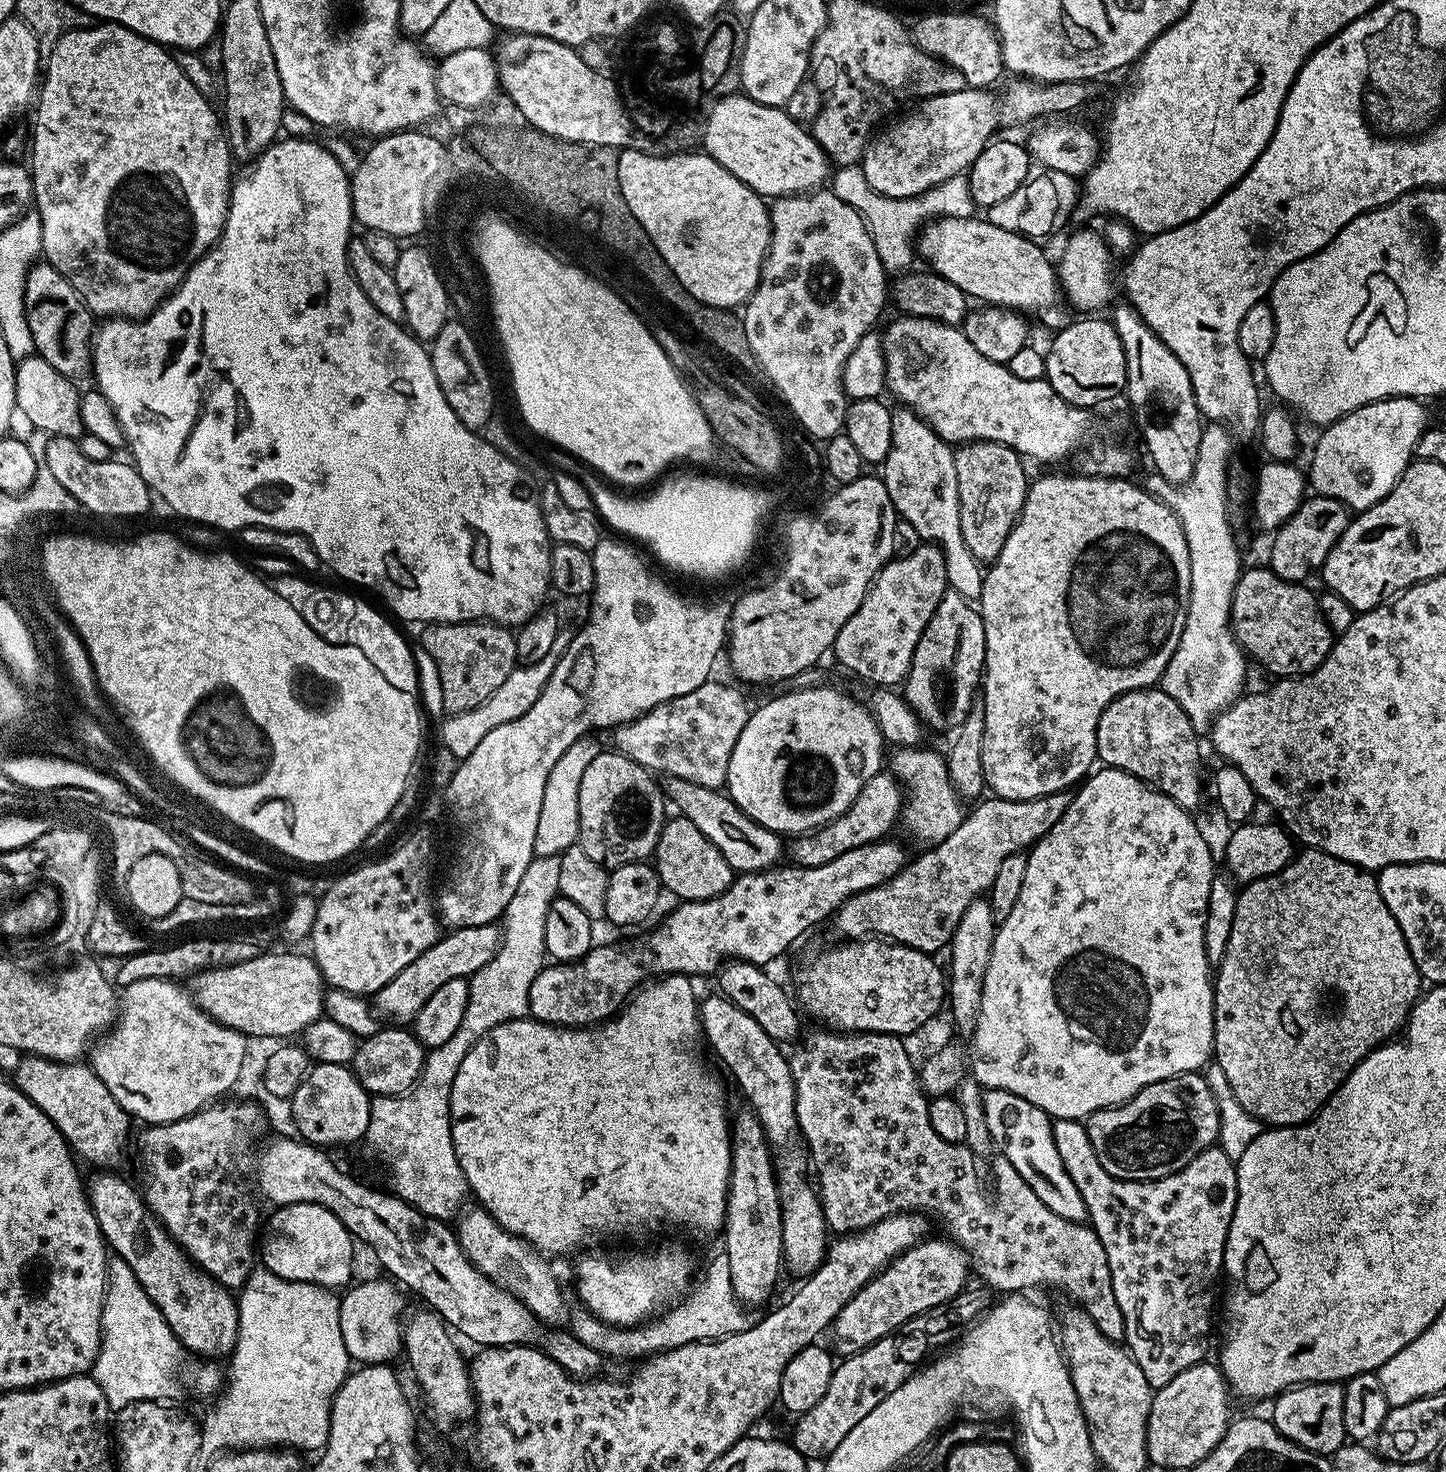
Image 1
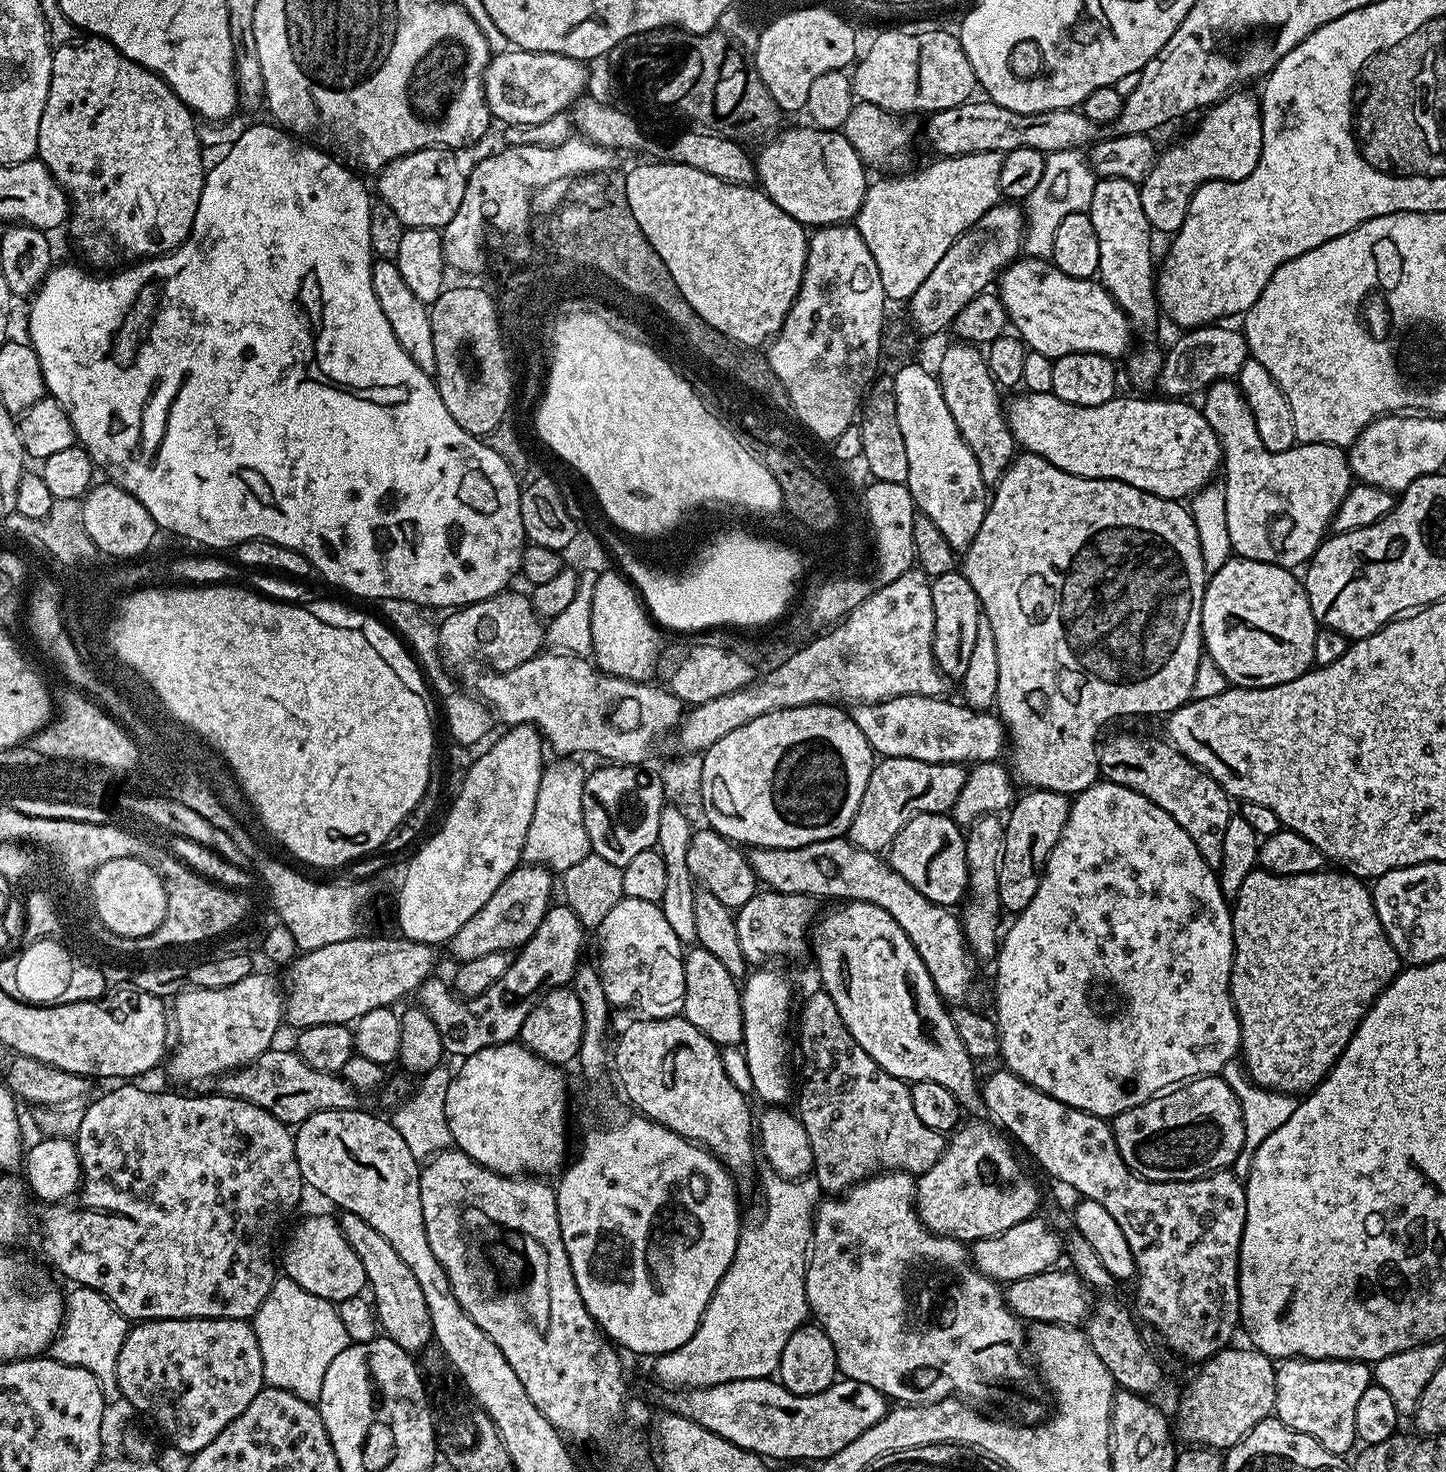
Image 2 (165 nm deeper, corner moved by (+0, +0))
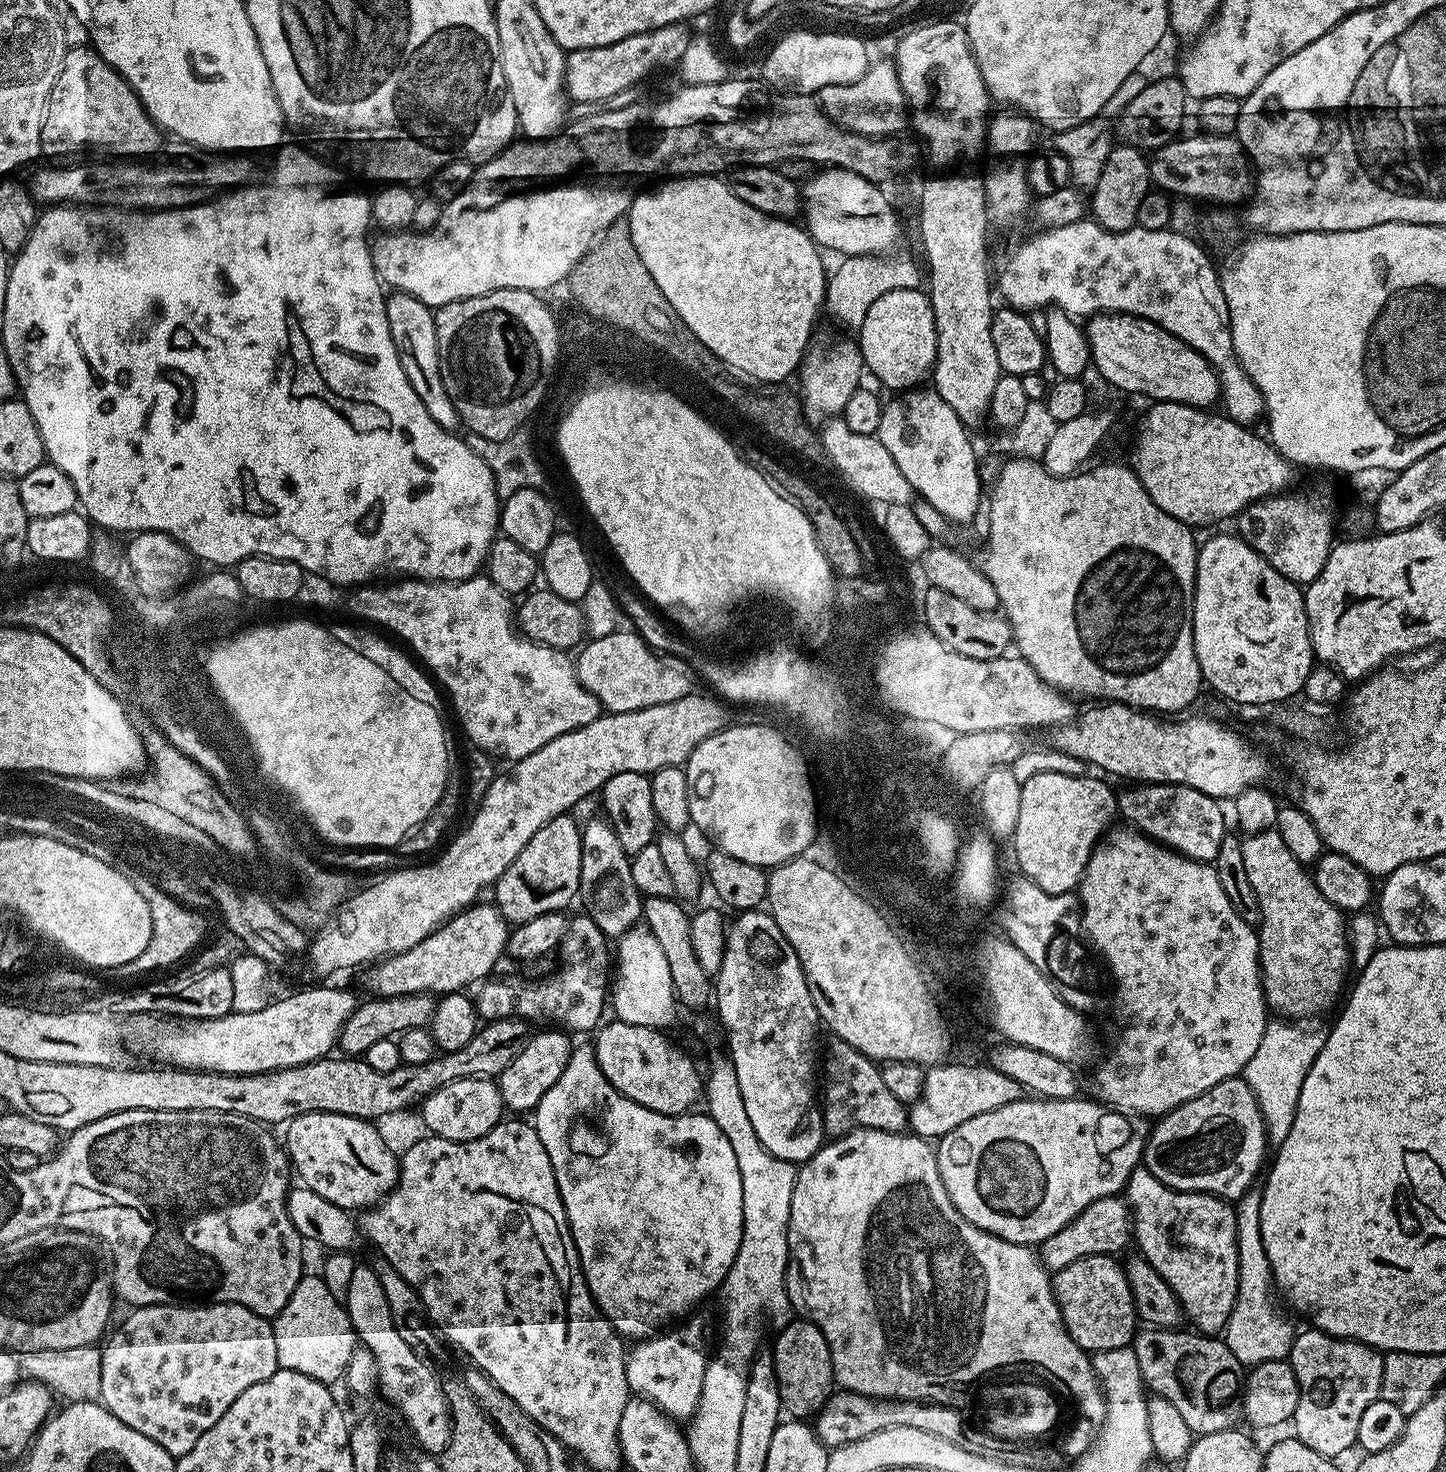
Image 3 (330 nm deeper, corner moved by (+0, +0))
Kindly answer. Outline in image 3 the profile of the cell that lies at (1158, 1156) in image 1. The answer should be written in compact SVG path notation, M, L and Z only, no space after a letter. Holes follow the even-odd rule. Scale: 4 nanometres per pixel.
M1231 1076L1228 1080L1218 1082L1218 1086L1214 1086L1209 1092L1203 1092L1198 1098L1187 1100L1185 1104L1179 1104L1177 1108L1171 1108L1164 1116L1159 1117L1151 1125L1148 1133L1148 1140L1144 1143L1143 1167L1150 1170L1150 1174L1154 1174L1154 1178L1158 1178L1166 1186L1170 1186L1176 1192L1209 1192L1211 1196L1218 1196L1222 1200L1229 1202L1240 1201L1248 1189L1257 1183L1256 1175L1265 1167L1264 1155L1270 1152L1268 1143L1268 1135L1266 1134L1266 1126L1262 1118L1262 1110L1258 1106L1258 1102L1254 1098L1254 1090L1250 1090L1250 1086L1240 1076Z

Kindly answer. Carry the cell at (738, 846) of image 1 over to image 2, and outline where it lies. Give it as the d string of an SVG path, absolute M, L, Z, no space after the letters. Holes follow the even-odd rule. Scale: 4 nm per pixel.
M835 836L822 842L810 842L806 846L797 848L753 848L747 853L748 865L754 870L757 881L761 885L767 886L773 892L785 892L786 894L802 894L813 898L825 896L832 902L851 902L861 900L866 903L873 903L874 906L880 906L895 922L898 922L902 930L910 938L914 948L925 963L926 970L930 972L930 978L933 979L934 986L940 995L948 1002L964 1002L967 996L972 992L972 983L976 980L977 961L968 949L968 943L964 937L963 923L958 919L955 911L949 910L945 905L935 904L926 899L902 874L889 866L887 859L881 858L875 852L867 852L858 846L851 844L847 838Z

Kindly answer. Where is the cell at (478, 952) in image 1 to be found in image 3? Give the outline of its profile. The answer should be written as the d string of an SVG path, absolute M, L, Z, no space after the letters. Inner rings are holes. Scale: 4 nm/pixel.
M565 814L546 822L526 846L522 854L510 862L506 874L494 885L494 903L509 925L525 924L538 914L564 912L567 904L580 895L579 871L582 865L581 825Z

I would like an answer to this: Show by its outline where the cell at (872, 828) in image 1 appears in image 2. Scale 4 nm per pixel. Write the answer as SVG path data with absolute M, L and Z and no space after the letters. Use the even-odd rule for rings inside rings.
M883 757L873 767L870 782L866 782L866 794L862 794L858 810L854 810L854 818L846 833L847 840L867 852L883 853L902 826L910 822L910 818L927 812L951 813L967 777L968 772L962 764L935 764L918 762L914 758Z

